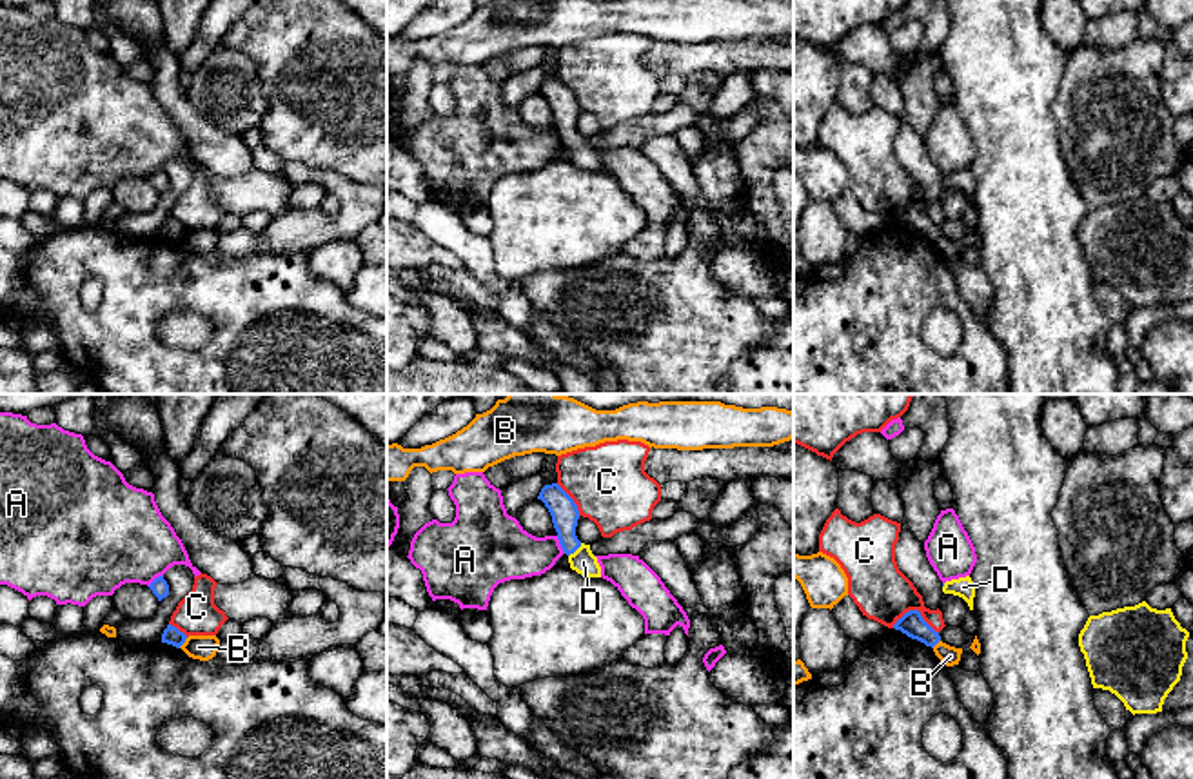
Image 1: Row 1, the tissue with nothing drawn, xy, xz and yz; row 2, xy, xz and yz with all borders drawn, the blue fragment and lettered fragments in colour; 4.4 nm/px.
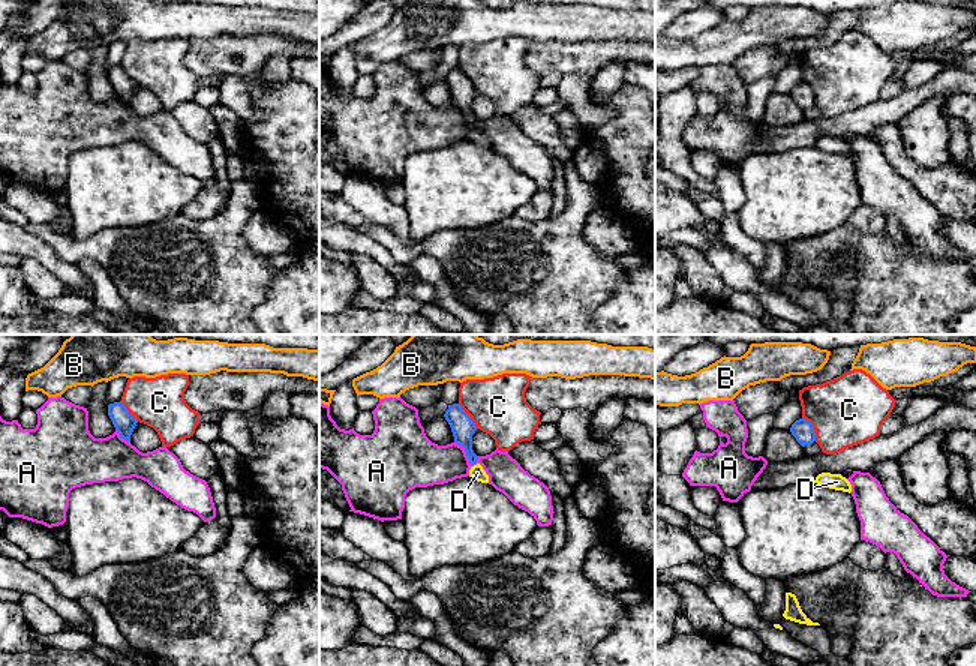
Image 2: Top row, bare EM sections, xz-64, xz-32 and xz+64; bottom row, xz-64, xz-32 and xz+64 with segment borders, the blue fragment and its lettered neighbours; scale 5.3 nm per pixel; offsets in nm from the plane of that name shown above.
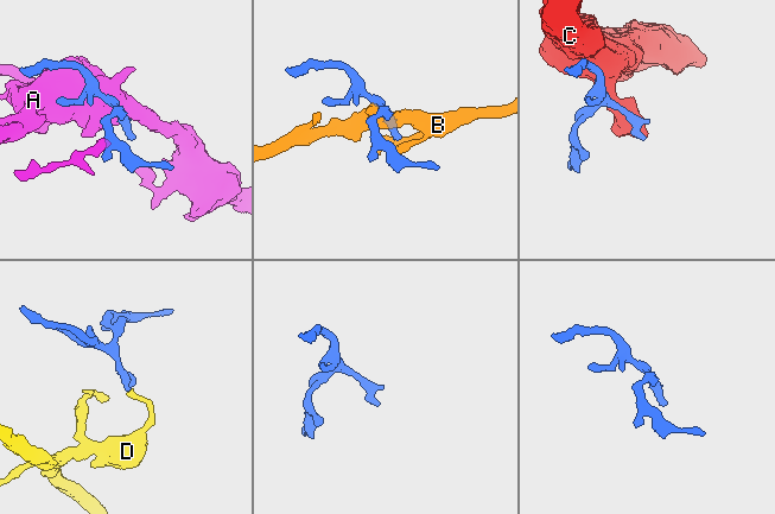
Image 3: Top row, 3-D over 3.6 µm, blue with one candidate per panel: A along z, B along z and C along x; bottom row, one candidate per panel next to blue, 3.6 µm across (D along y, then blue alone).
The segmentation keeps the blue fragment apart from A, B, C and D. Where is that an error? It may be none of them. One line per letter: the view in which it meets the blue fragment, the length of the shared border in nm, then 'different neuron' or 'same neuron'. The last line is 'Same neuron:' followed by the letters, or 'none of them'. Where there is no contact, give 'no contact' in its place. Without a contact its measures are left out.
A: meets blue in xz; contact 90 nm long; different neuron
B: meets blue in xy; contact 60 nm long; different neuron
C: meets blue in yz; contact 220 nm long; different neuron
D: meets blue in xz; contact 90 nm long; same neuron
Same neuron: D

